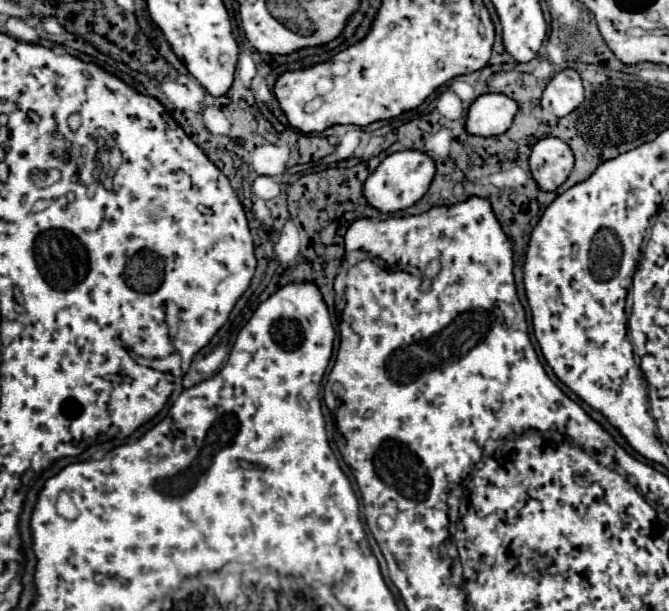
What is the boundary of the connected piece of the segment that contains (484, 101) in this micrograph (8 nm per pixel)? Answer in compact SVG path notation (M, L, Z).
M487 93L475 99L467 111L465 131L477 137L497 137L505 133L517 113L515 101L501 93Z

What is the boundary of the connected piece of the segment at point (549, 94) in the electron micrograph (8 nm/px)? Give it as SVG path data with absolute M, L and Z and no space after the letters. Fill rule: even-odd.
M563 69L553 79L547 83L543 97L541 97L541 107L545 111L551 111L555 117L565 117L573 109L579 107L583 101L583 85L573 69Z

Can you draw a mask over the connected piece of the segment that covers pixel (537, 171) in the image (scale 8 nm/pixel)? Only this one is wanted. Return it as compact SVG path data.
M545 137L531 149L529 169L541 191L555 191L573 169L573 151L567 143Z

